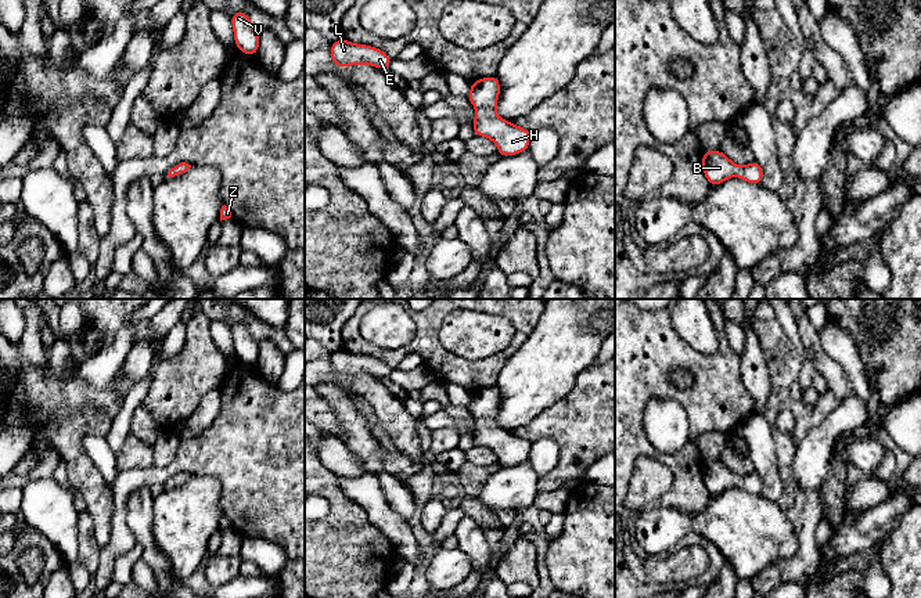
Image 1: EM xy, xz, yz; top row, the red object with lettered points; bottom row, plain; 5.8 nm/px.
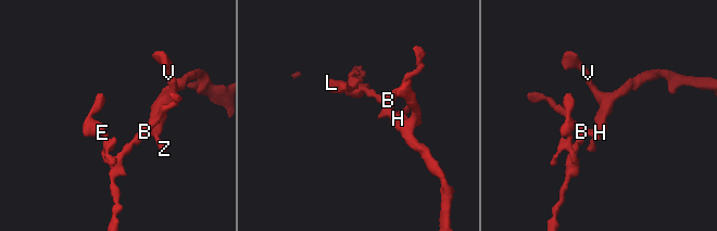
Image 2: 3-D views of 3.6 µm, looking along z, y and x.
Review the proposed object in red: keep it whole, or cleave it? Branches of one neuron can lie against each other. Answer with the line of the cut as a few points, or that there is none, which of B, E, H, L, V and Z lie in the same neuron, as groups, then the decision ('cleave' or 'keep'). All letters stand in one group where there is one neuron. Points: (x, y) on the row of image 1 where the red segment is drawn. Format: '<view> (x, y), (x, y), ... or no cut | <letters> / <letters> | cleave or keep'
no cut | B E H L V Z | keep

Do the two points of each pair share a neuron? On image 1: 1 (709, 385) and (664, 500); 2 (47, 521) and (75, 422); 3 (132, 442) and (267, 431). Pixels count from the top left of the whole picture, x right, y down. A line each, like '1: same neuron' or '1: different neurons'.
1: same neuron
2: different neurons
3: different neurons

